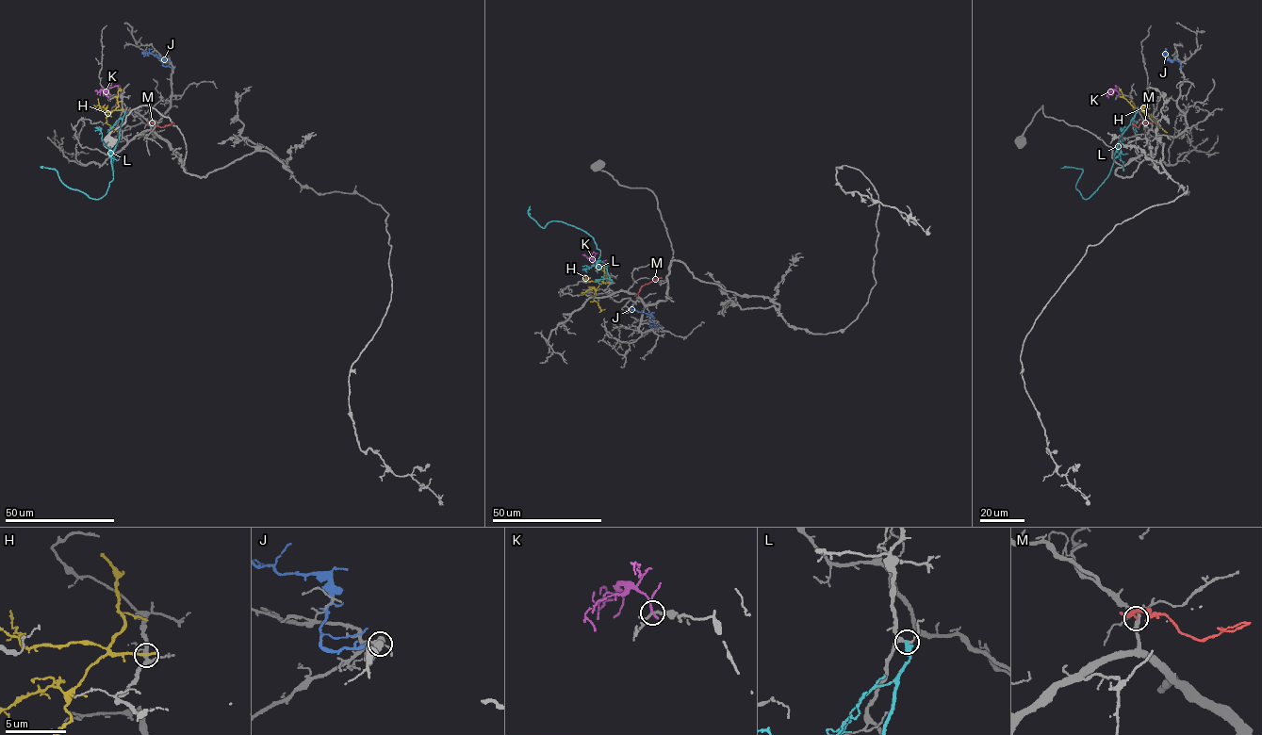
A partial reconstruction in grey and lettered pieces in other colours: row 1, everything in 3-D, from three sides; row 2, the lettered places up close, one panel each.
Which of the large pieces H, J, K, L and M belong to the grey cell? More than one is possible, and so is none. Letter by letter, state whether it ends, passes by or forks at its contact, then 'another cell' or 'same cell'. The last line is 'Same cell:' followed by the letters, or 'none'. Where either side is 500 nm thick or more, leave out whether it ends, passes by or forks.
H: it ends | another cell
J: it ends | another cell
K: it ends | another cell
L: it ends | another cell
M: it passes by | same cell
Same cell: M

